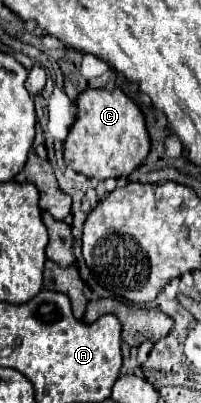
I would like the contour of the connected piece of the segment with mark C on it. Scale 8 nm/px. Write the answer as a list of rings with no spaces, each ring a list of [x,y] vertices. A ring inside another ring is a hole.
[[[86,89],[76,97],[78,115],[64,141],[64,163],[86,175],[104,181],[108,177],[128,177],[140,167],[150,151],[150,137],[140,109],[118,89]]]

